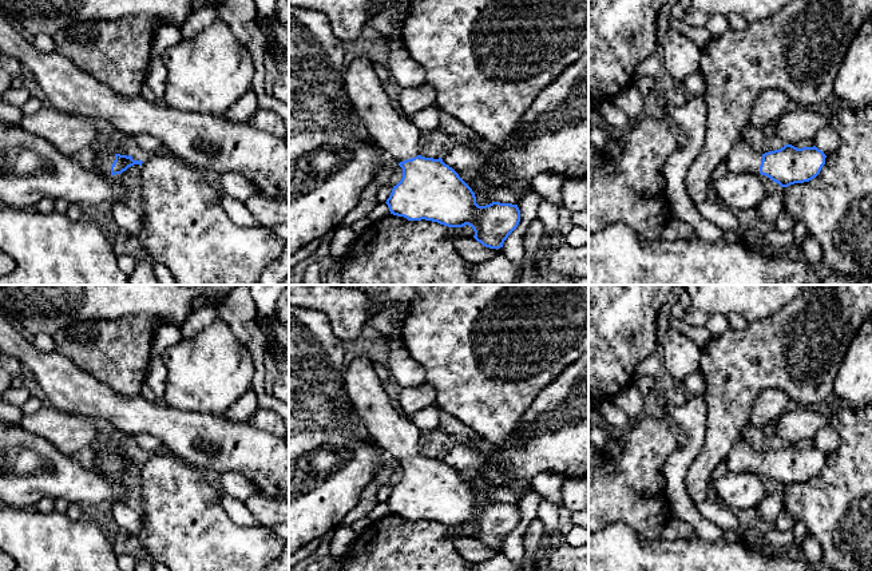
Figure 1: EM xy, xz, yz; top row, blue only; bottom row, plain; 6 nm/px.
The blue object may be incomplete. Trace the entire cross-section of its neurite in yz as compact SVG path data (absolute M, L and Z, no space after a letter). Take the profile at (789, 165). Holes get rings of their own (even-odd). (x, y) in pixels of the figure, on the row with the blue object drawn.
M744 128L728 155L728 170L761 174L781 187L788 187L816 178L825 164L825 158L827 155L816 146L797 148L785 144L780 150L757 154L752 150Z

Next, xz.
M364 55L352 60L342 74L345 92L353 107L354 118L368 130L373 143L387 152L403 168L401 181L393 186L387 205L391 214L408 221L432 221L448 227L471 226L473 238L489 249L503 247L504 241L518 227L520 210L518 205L492 202L485 206L476 203L472 189L441 158L425 158L419 154L421 131L396 111L373 68L373 58Z

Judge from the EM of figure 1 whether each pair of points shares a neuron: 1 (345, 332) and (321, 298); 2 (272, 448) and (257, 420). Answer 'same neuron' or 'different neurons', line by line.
1: same neuron
2: different neurons

